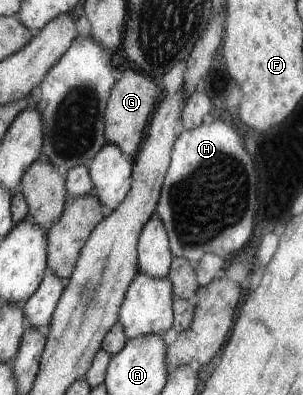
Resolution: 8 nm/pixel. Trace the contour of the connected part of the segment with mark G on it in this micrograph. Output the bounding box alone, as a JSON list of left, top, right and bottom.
[104,64,161,158]

